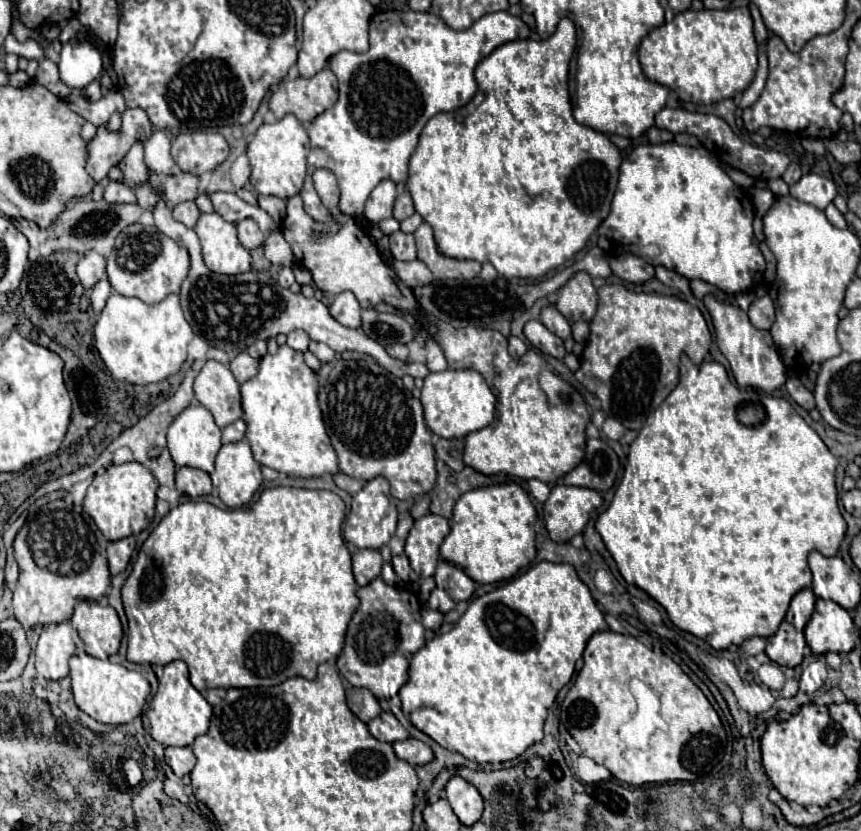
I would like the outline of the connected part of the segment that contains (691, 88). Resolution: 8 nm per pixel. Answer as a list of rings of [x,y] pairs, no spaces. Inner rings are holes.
[[[748,8],[684,10],[642,40],[638,56],[648,80],[674,90],[682,102],[712,104],[744,92],[758,66],[758,48]]]

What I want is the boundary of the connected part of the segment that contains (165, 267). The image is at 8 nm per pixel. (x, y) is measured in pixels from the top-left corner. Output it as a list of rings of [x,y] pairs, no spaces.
[[[134,224],[118,234],[114,250],[106,258],[106,272],[114,292],[122,296],[140,298],[146,304],[162,302],[168,294],[180,290],[182,280],[190,268],[190,258],[186,248],[178,246],[172,238],[162,234],[156,226]]]

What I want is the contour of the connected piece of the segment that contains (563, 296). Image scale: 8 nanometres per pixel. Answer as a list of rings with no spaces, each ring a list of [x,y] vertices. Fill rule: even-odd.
[[[586,272],[574,274],[558,290],[556,308],[568,322],[592,320],[592,316],[596,314],[596,304],[598,304],[598,294],[592,286],[592,278]]]

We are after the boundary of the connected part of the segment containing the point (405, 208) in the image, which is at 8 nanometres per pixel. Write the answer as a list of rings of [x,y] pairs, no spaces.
[[[402,192],[398,198],[396,198],[396,204],[394,204],[394,218],[398,222],[402,222],[404,218],[412,216],[414,214],[414,206],[412,206],[412,198],[408,192]]]

